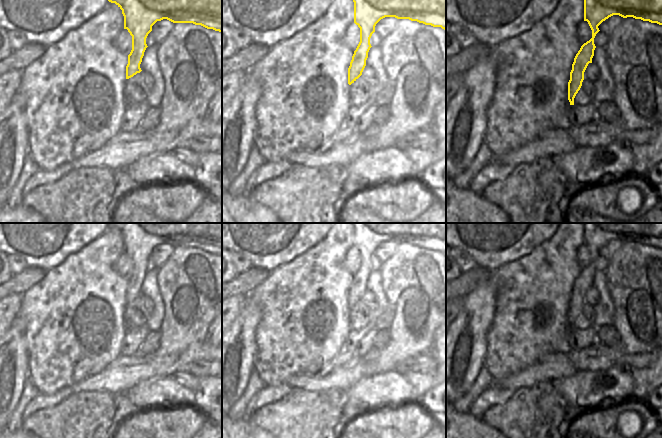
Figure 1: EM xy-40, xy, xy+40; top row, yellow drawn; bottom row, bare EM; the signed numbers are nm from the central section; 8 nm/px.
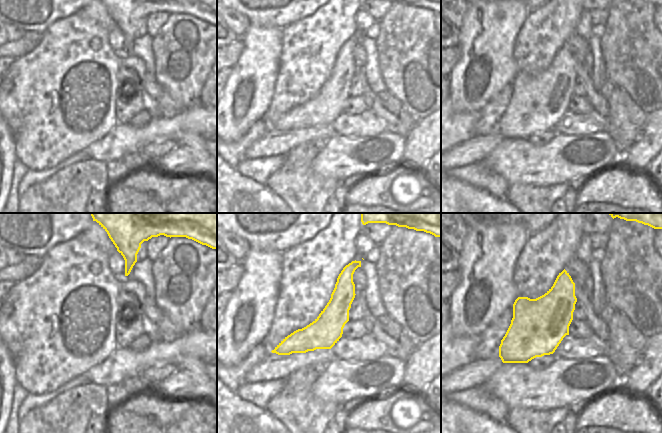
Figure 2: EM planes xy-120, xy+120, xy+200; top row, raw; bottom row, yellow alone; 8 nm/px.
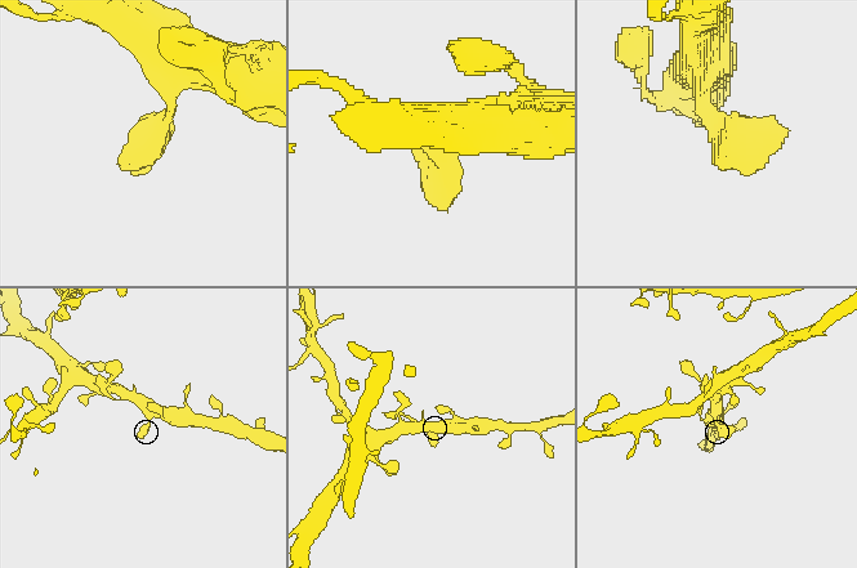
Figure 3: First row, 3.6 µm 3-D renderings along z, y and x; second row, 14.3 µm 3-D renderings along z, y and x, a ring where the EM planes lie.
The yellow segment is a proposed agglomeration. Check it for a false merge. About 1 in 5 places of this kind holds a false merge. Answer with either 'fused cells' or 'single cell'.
single cell

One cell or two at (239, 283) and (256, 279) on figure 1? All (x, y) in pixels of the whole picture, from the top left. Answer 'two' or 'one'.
one

